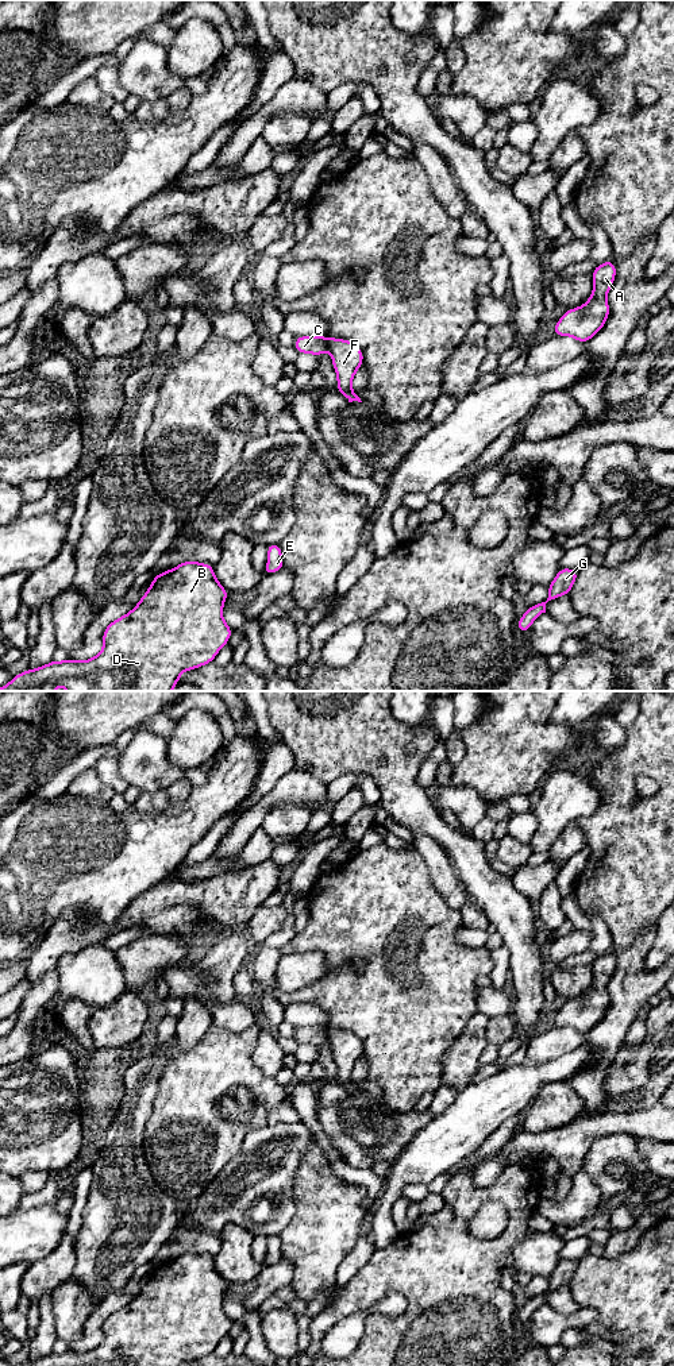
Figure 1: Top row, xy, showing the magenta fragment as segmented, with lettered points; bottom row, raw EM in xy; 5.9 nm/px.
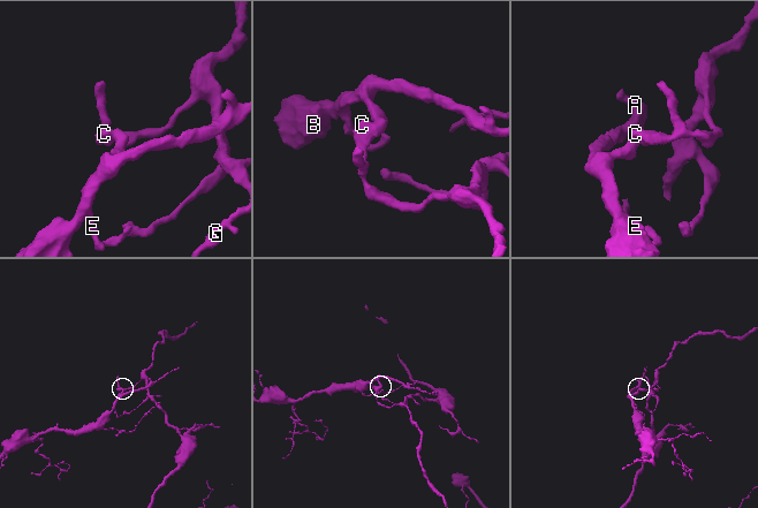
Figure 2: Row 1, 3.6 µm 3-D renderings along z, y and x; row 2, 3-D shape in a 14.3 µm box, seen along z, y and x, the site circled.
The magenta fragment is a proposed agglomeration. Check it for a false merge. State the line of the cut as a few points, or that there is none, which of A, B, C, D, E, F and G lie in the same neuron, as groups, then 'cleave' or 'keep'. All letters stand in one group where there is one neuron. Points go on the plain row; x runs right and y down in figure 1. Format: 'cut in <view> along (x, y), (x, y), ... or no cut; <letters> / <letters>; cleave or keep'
cut in xy along (326, 1030), (328, 1040); A B D E F G / C; cleave

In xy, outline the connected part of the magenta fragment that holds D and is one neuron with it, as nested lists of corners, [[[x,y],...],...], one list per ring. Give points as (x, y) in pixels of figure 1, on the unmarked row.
[[[186,1251],[180,1257],[154,1267],[153,1274],[126,1307],[112,1312],[103,1324],[103,1342],[85,1353],[66,1350],[50,1353],[36,1361],[19,1366],[181,1366],[212,1354],[217,1343],[228,1334],[231,1319],[226,1315],[222,1301],[228,1282],[217,1273],[213,1258],[207,1254]]]

